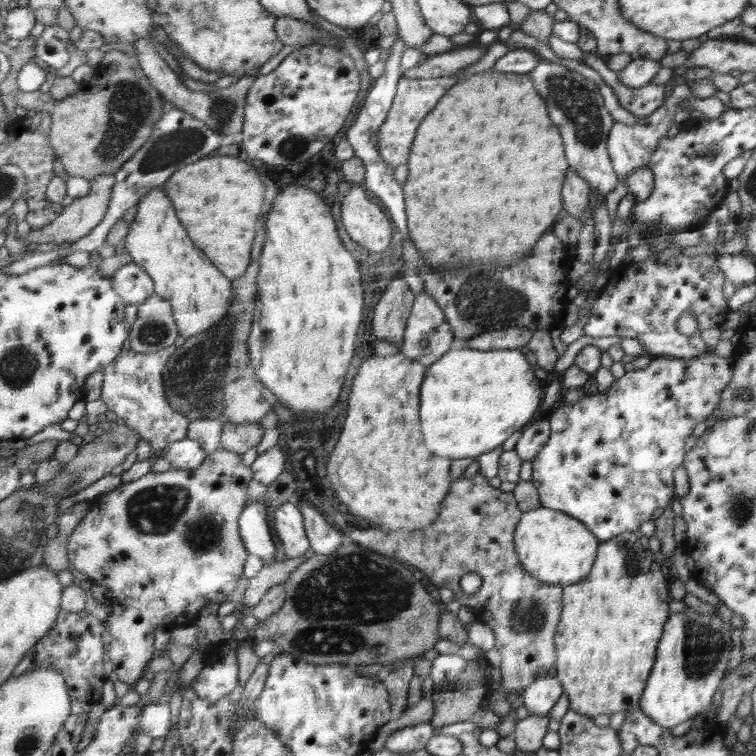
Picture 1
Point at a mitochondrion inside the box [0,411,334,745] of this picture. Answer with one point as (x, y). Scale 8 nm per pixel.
(167, 512)

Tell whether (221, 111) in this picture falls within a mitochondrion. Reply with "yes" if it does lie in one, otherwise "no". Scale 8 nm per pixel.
yes

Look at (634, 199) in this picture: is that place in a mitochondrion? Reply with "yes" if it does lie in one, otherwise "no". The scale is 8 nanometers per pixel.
no

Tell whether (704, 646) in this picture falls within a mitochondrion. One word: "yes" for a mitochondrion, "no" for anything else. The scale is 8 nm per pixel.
yes

